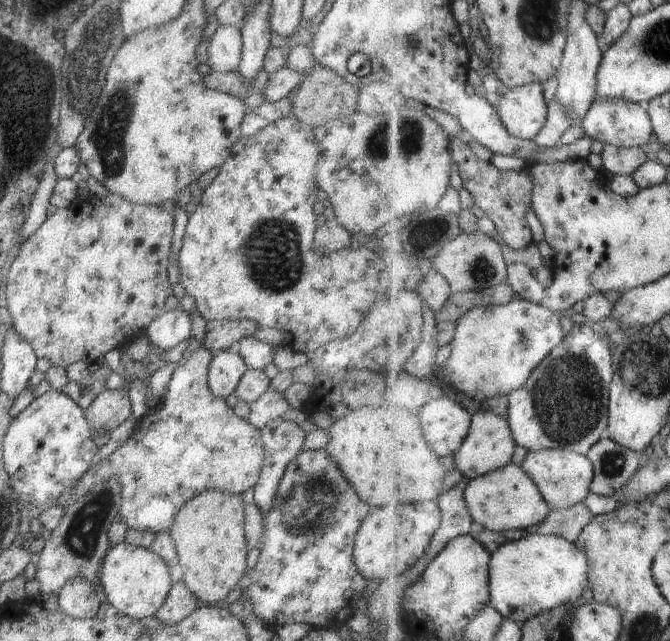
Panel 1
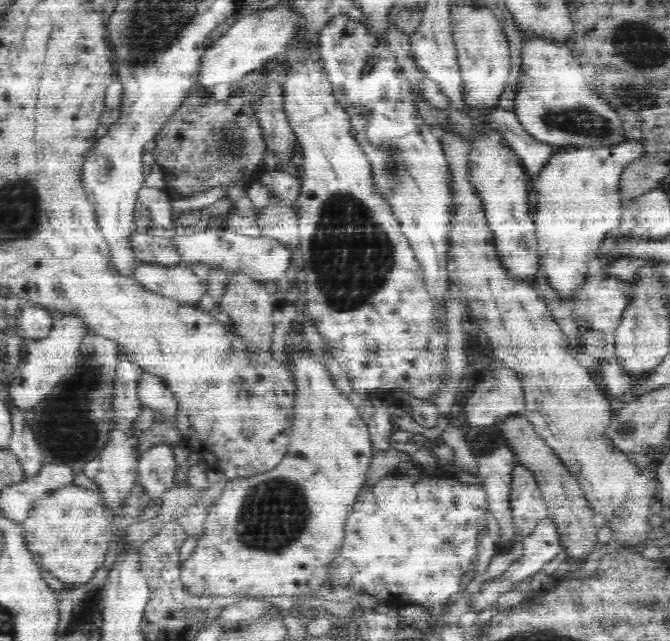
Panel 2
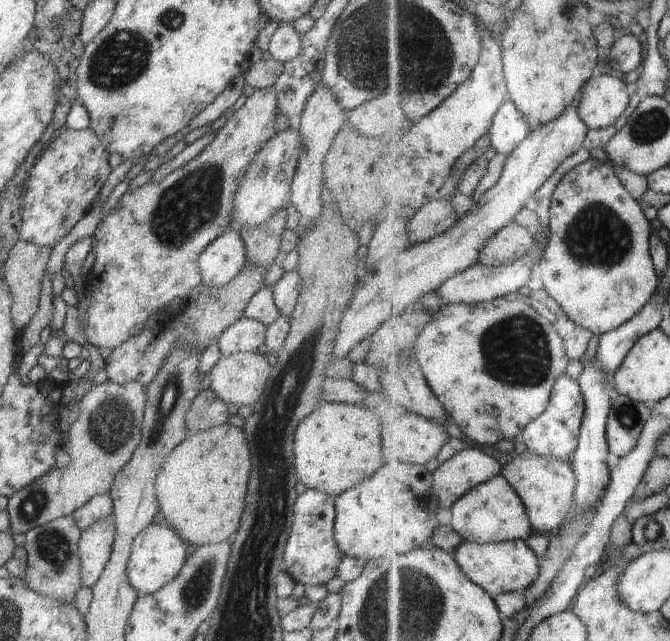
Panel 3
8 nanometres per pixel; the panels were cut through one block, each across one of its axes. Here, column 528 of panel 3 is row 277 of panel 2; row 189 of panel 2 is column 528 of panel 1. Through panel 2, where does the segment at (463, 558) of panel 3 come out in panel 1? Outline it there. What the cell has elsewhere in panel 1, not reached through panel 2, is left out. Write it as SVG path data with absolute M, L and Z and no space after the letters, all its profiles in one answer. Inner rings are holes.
M536 530L526 538L506 542L498 552L494 552L490 564L492 604L506 619L511 618L521 624L564 605L576 609L584 600L582 596L586 594L590 580L589 554L582 552L577 543L567 538L555 534L545 535Z

